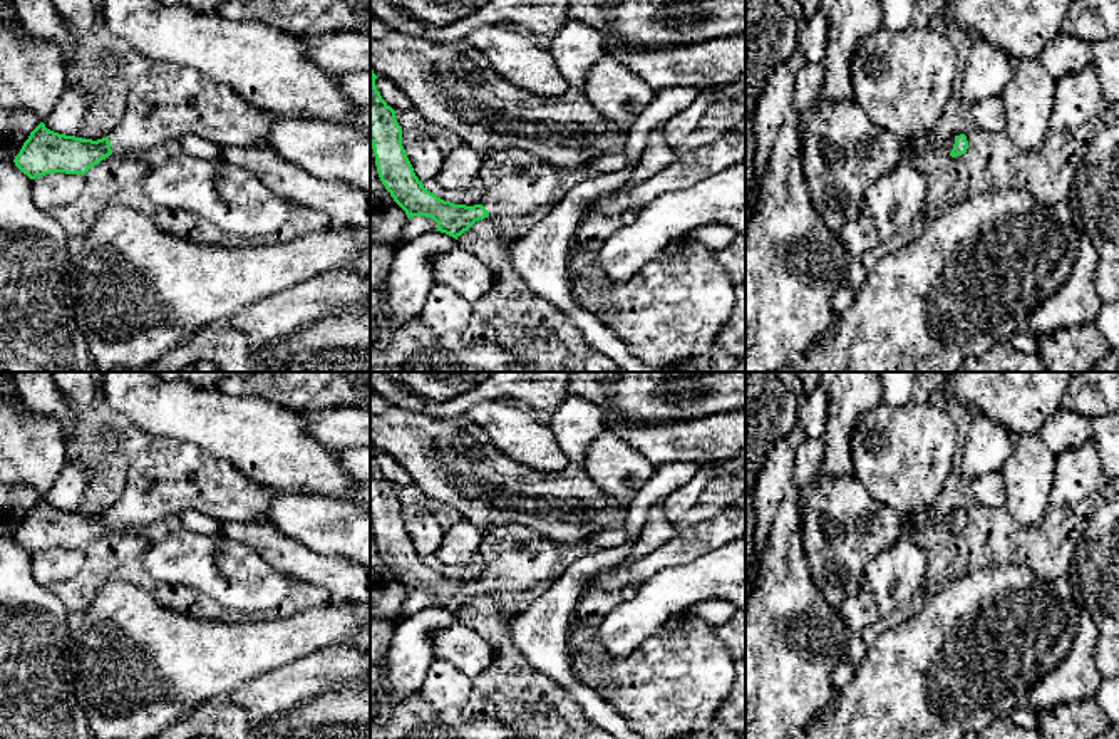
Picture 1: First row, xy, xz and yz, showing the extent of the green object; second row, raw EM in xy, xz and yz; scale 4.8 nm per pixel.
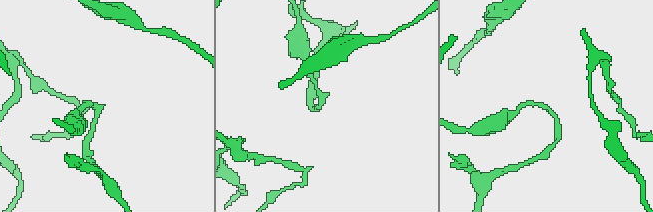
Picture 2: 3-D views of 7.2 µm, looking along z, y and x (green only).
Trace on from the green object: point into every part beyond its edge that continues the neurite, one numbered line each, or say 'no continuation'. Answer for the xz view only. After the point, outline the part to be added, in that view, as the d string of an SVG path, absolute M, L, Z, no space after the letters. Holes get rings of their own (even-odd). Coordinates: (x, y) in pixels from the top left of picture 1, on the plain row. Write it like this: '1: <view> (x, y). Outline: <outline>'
1: xz (516, 557). Outline: M526 525L489 526L479 556L489 592L511 597L556 575L556 545Z

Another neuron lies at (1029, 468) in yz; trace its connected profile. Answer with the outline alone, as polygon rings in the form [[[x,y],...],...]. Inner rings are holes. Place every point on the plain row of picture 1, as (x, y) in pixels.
[[[1039,434],[1013,437],[1002,466],[1007,493],[1007,513],[1024,528],[1039,526],[1050,504],[1055,454]]]

